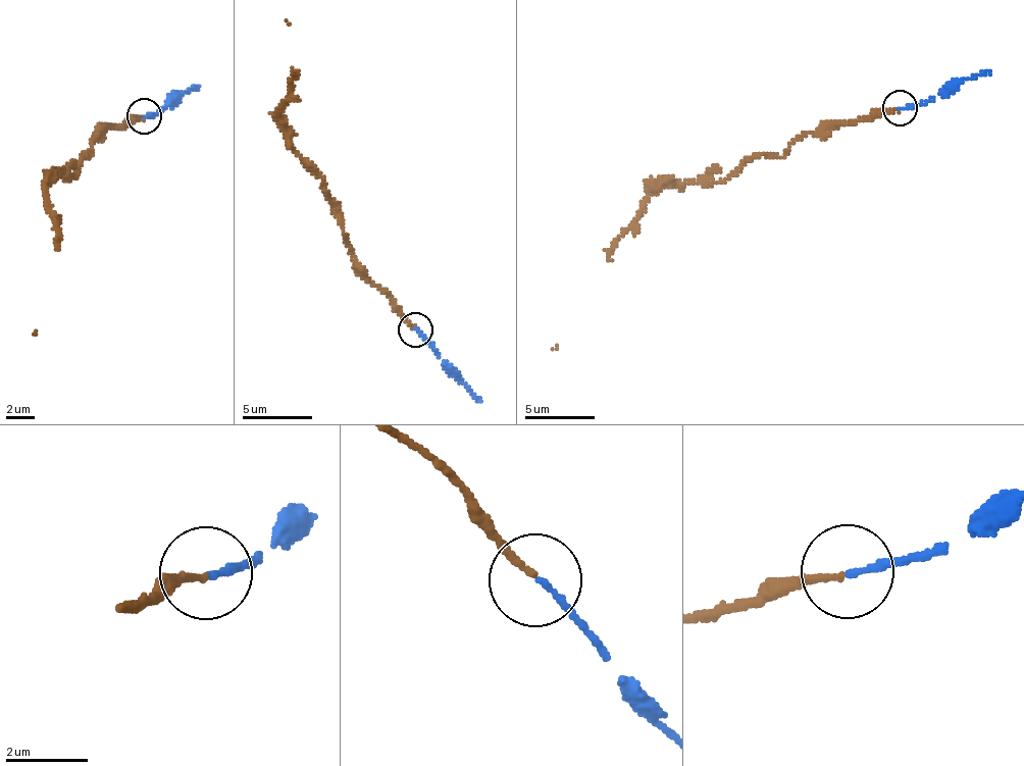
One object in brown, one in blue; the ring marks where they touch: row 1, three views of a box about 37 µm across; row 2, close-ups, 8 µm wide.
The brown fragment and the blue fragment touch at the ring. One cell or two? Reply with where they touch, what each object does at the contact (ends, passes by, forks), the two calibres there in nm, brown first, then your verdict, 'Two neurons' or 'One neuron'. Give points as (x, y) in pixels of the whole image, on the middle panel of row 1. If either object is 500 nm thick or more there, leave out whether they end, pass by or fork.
Place: (415, 329). At the ring brown ends. At the ring blue ends. Thickness 150 nm (brown) against 130 nm. One neuron

